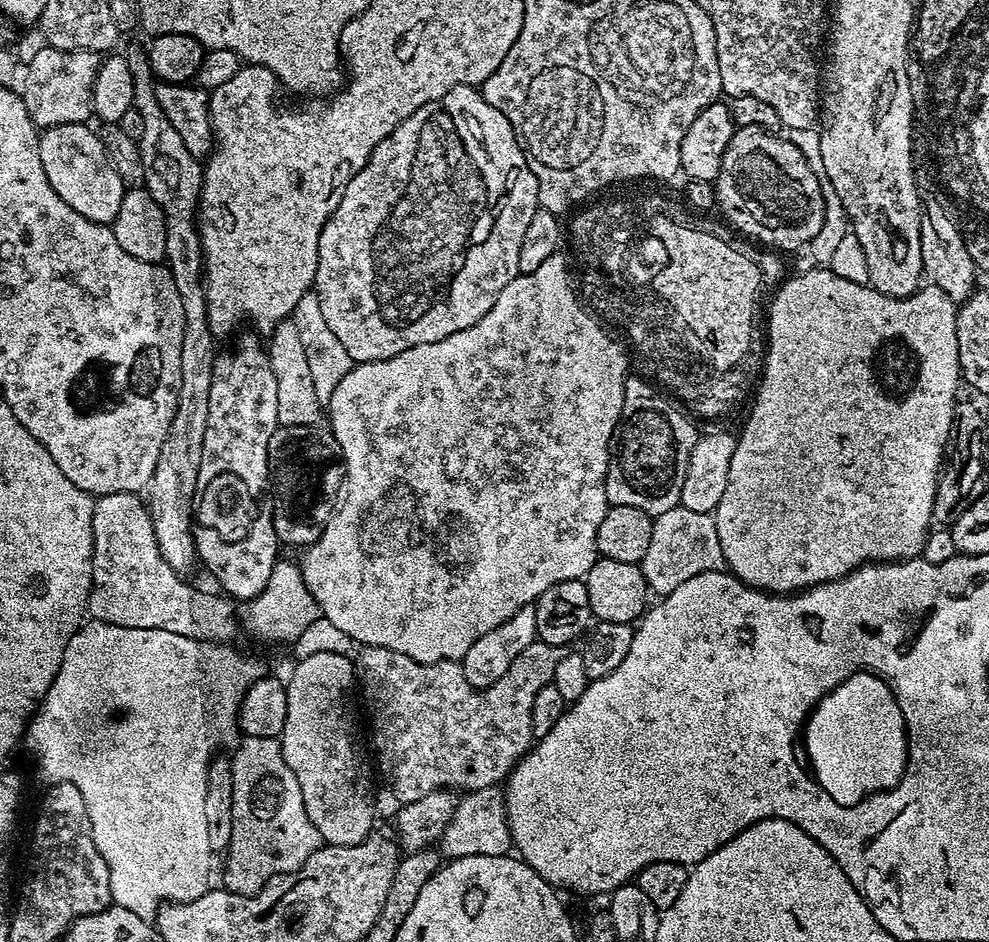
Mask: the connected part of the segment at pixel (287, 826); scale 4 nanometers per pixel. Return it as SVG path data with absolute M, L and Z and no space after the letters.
M244 736L237 746L236 753L231 753L232 773L234 774L234 826L226 849L228 861L224 864L223 887L230 892L243 896L253 896L270 878L283 872L293 872L322 846L320 831L310 822L306 806L302 802L302 790L294 770L286 766L284 752L280 749L277 738L254 738Z

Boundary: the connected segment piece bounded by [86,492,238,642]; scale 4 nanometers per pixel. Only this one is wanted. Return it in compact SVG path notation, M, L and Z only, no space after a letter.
M123 492L97 497L92 506L91 530L92 586L86 609L91 619L104 621L108 625L128 626L131 629L162 629L172 634L182 634L183 637L213 642L227 641L236 624L238 628L238 612L237 609L236 612L232 609L233 601L227 595L214 596L200 590L184 582L185 579L167 565L158 548L147 505L137 493Z

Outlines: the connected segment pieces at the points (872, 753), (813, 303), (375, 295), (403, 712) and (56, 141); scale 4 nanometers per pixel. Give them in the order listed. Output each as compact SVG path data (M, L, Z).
M856 664L852 672L844 672L832 688L824 688L800 712L796 748L804 752L804 768L808 768L812 784L836 808L860 808L876 796L896 792L908 780L908 772L912 772L912 728L908 728L908 712L903 709L892 676Z
M821 266L812 268L809 272L804 272L801 276L789 275L775 289L776 297L772 300L772 313L768 316L766 323L766 359L763 361L762 379L755 389L756 401L752 404L752 409L748 412L748 421L744 424L744 429L738 432L734 458L730 458L730 478L726 478L726 491L722 493L722 502L718 502L715 510L716 529L718 530L718 542L722 546L724 563L727 571L746 582L751 588L763 588L765 592L791 593L793 590L807 590L815 584L824 584L828 580L840 580L846 573L852 572L855 568L861 568L863 564L873 562L891 562L893 560L906 560L916 558L921 555L924 540L927 538L929 529L933 527L932 507L934 506L934 494L936 493L936 482L940 479L942 461L946 455L949 439L954 427L954 417L956 415L956 387L961 387L962 377L960 374L960 359L958 358L958 336L956 334L956 309L957 305L948 299L946 293L938 289L936 285L929 283L927 287L919 287L909 296L887 296L879 292L868 284L858 282L846 282L846 278L838 278L831 268Z
M463 84L454 86L454 90L446 90L442 98L434 98L434 102L426 102L426 106L414 110L410 118L403 120L389 136L378 142L378 146L374 146L366 166L362 166L362 170L350 178L350 186L346 186L346 194L342 194L342 202L338 202L338 210L330 214L318 238L318 266L314 285L326 326L334 330L338 342L342 342L346 354L350 354L356 364L394 358L394 354L402 354L402 350L410 350L426 342L438 342L458 330L466 330L466 326L474 326L474 322L478 322L478 318L486 315L490 306L498 302L498 294L510 286L514 277L521 275L518 250L522 250L522 237L526 235L526 226L530 226L530 218L534 218L539 203L534 170L530 170L506 114L502 114L502 110L494 110L494 106L486 102L483 91L473 85Z
M537 638L514 658L514 662L510 662L510 668L502 674L502 678L498 678L498 682L489 688L478 689L466 680L463 663L459 660L439 660L427 664L406 658L406 654L398 654L398 650L386 650L386 646L364 646L359 651L354 656L354 676L358 688L360 684L364 691L364 704L368 707L372 748L376 751L374 764L378 772L380 767L389 790L397 796L400 804L409 804L440 788L465 793L499 785L534 743L534 694L538 694L542 686L552 683L554 666L562 655L557 645Z
M87 123L67 124L59 130L44 130L39 133L40 157L54 194L78 210L82 218L95 224L111 225L118 214L118 206L126 191L126 185L102 146L99 135L88 129Z

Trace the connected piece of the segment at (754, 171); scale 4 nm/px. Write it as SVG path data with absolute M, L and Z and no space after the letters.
M742 126L741 128L736 128L730 138L730 142L726 146L726 150L722 154L722 162L720 163L720 169L718 170L718 174L716 175L716 179L714 181L714 187L716 190L715 207L718 209L718 212L720 208L721 214L724 215L725 218L728 219L738 231L745 232L746 235L753 236L756 240L761 240L761 242L764 243L761 245L767 246L769 249L779 250L781 253L784 253L792 252L795 248L800 248L803 244L810 243L811 240L823 230L825 189L822 187L822 180L818 175L817 169L814 167L814 164L814 169L812 169L812 164L806 157L804 157L803 150L800 149L794 141L783 140L782 137L783 135L774 132L767 132L758 126Z

